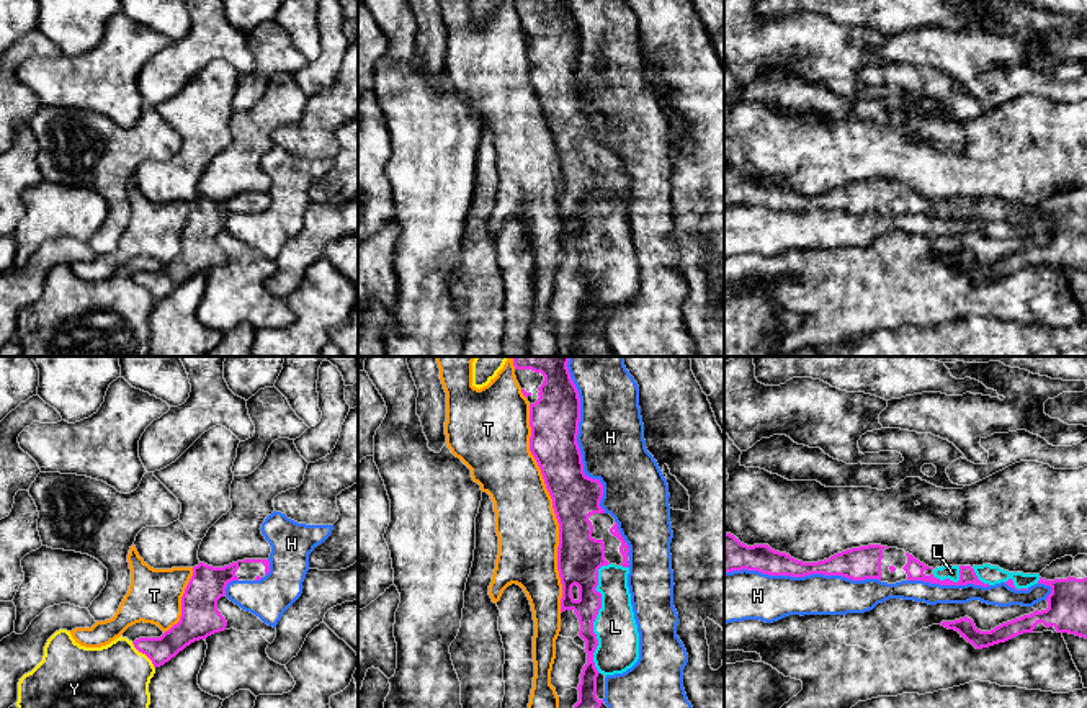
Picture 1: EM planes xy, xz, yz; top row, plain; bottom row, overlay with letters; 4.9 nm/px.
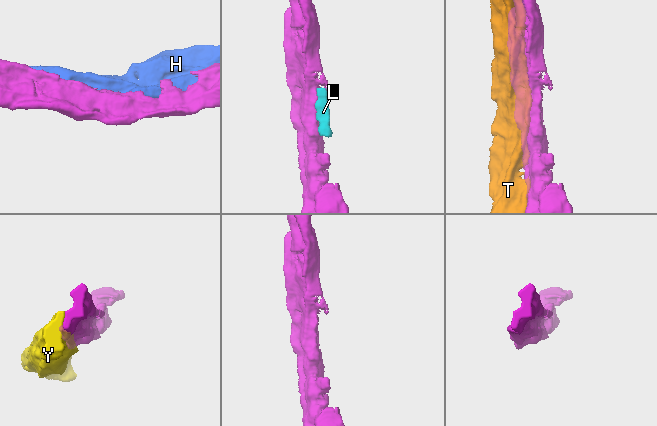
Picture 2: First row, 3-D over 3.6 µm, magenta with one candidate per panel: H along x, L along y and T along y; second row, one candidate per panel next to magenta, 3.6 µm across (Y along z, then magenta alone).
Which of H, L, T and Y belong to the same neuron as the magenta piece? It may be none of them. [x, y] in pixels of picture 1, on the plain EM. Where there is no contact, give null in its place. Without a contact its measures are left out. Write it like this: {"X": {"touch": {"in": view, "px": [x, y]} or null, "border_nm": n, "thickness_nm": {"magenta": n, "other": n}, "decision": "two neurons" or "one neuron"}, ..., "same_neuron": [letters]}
{"H": {"touch": {"in": "xz", "px": [576, 76]}, "border_nm": 750, "thickness_nm": {"magenta": 240, "other": 320}, "decision": "two neurons"}, "L": {"touch": {"in": "xz", "px": [595, 250]}, "border_nm": 550, "thickness_nm": {"magenta": 170, "other": 200}, "decision": "one neuron"}, "T": {"touch": {"in": "xz", "px": [553, 141]}, "border_nm": 1050, "thickness_nm": {"magenta": 220, "other": 300}, "decision": "two neurons"}, "Y": {"touch": {"in": "xy", "px": [144, 286]}, "border_nm": 170, "thickness_nm": {"magenta": 130, "other": 400}, "decision": "two neurons"}, "same_neuron": ["L"]}

